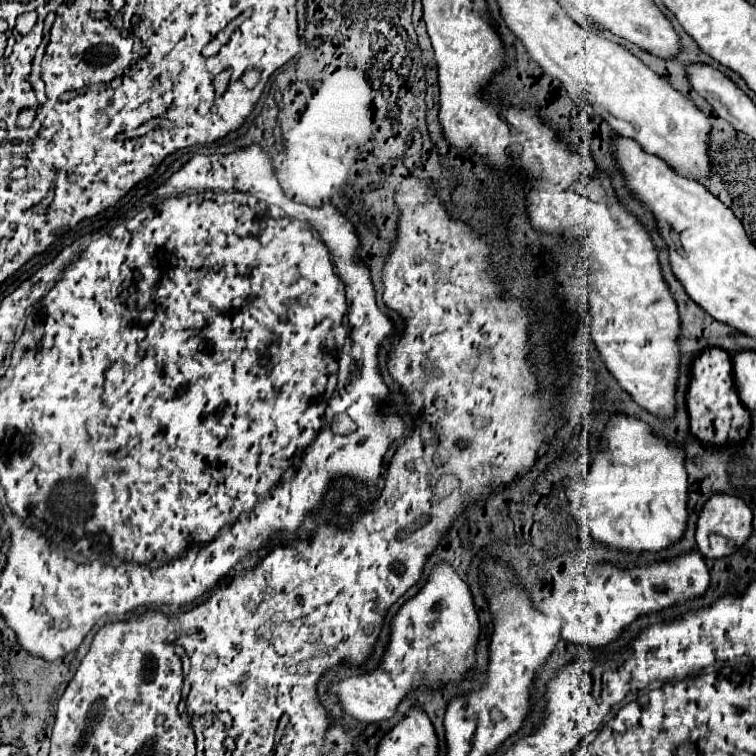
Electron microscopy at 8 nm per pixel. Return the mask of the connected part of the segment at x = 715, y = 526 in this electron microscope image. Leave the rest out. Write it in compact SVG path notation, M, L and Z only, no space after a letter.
M713 494L699 514L697 534L695 534L697 550L705 558L719 560L719 558L735 554L749 540L751 534L753 534L753 512L751 512L751 508L743 500L737 500L735 496Z

